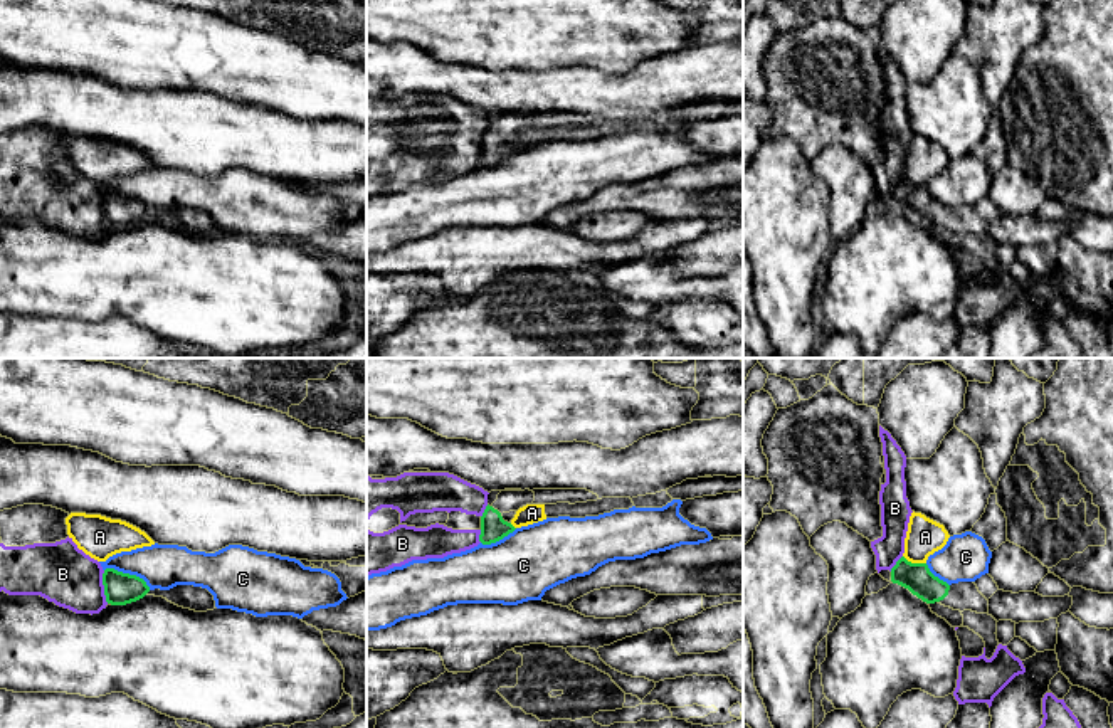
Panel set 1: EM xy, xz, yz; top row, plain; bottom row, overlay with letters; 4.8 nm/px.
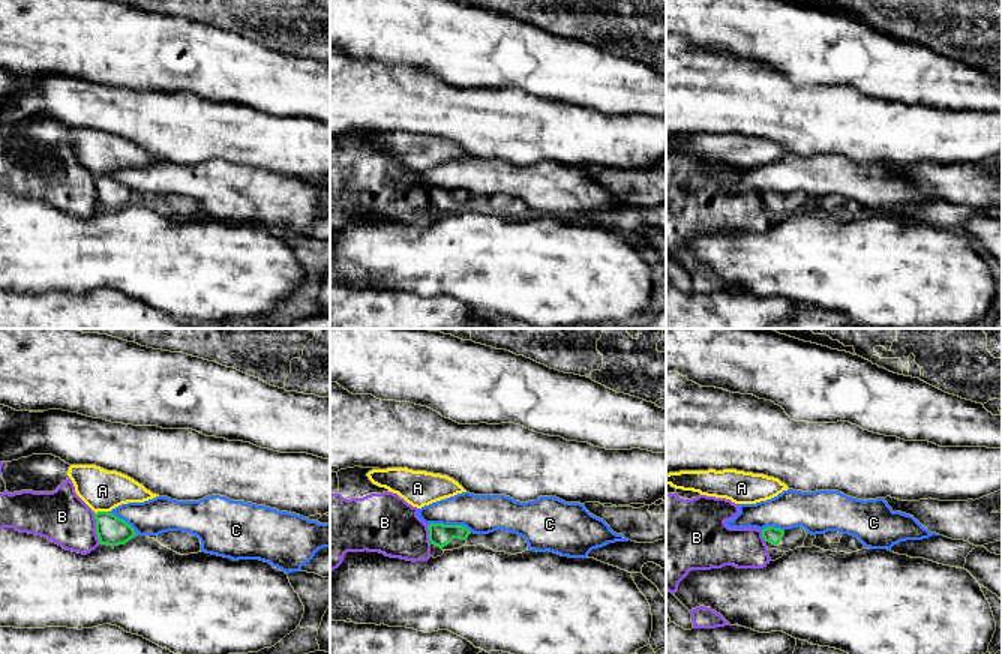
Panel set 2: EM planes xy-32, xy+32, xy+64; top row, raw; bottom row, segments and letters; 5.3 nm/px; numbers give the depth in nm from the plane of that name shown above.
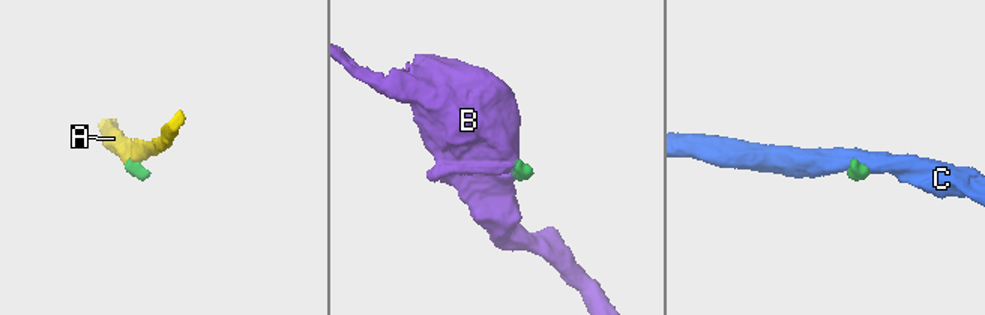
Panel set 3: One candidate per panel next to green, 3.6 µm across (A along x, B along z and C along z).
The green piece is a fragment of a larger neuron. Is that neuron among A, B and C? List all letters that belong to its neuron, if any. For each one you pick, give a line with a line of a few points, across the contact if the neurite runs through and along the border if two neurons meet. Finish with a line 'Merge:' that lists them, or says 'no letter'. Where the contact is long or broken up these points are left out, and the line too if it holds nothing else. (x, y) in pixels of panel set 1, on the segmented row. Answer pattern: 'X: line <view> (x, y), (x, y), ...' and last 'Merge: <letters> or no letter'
Merge: no letter

